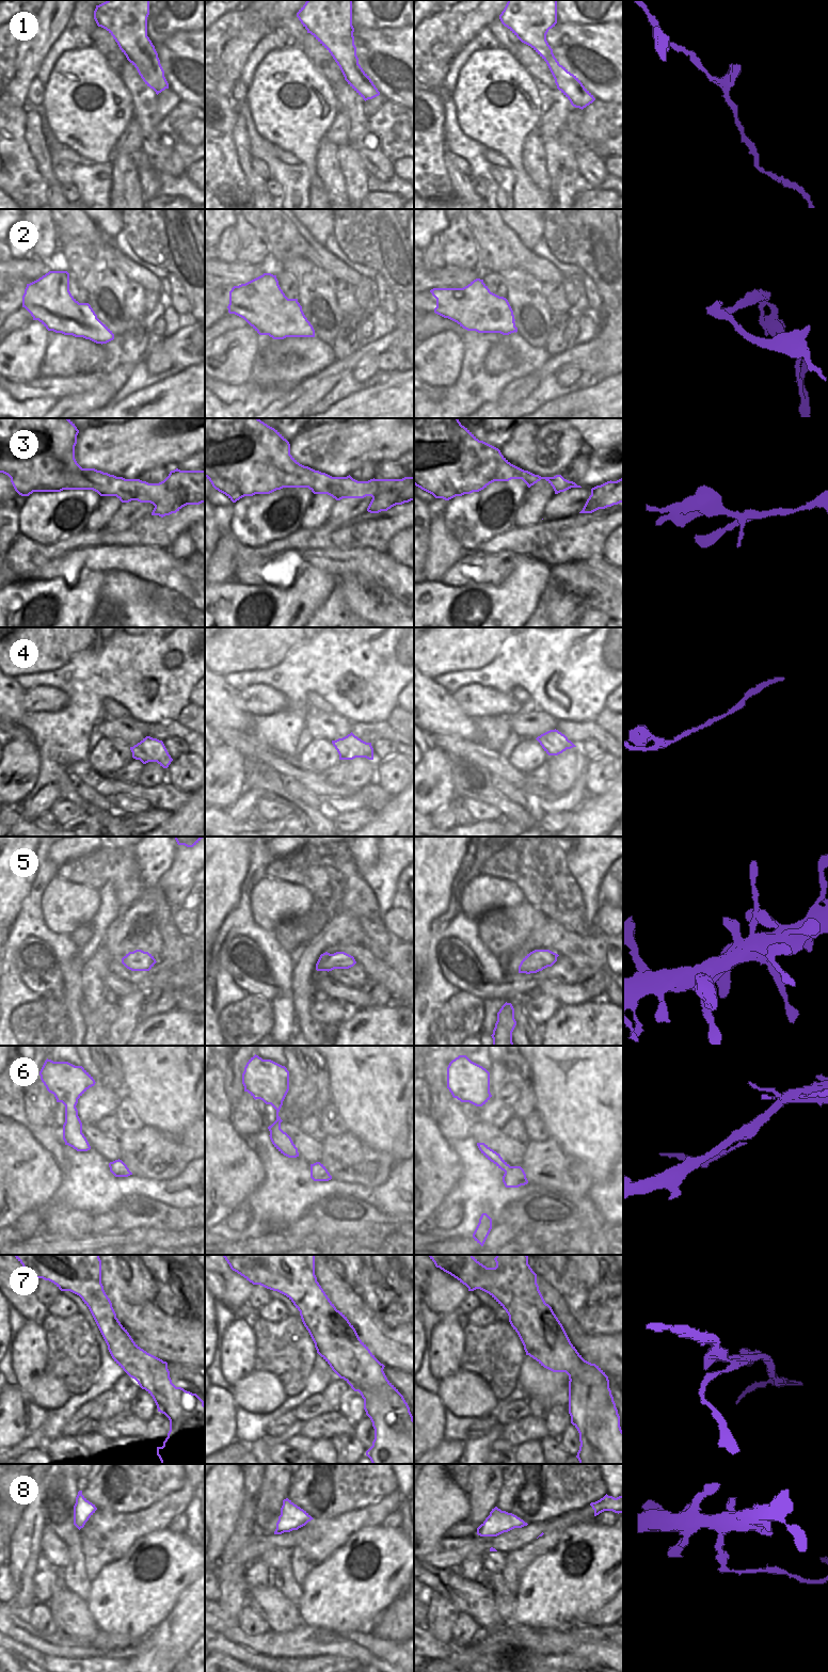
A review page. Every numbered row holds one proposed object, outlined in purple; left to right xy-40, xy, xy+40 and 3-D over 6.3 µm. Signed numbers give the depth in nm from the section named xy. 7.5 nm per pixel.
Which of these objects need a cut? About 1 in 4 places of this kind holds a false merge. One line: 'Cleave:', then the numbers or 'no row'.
Cleave: 2, 7, 8

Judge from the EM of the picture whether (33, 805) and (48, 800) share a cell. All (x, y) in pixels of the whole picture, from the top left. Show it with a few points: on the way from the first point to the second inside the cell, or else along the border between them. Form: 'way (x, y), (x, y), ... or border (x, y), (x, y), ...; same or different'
way (36, 805), (45, 800); same

